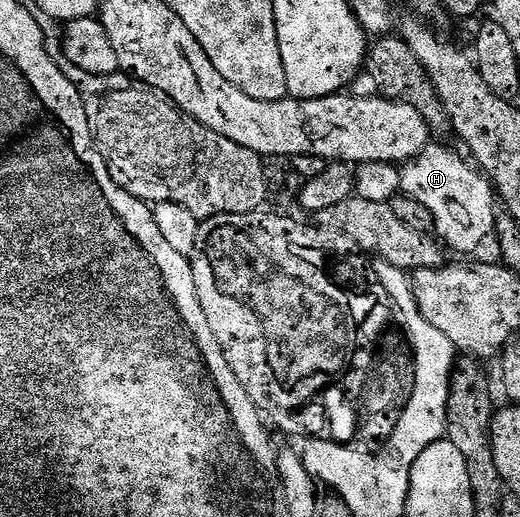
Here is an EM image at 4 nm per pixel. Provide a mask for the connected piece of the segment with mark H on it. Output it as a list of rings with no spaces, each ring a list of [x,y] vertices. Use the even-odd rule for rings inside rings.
[[[429,145],[416,159],[410,159],[400,167],[400,190],[405,195],[420,201],[425,212],[436,222],[435,234],[453,252],[476,251],[484,243],[484,238],[493,234],[498,218],[498,199],[494,194],[494,188],[487,178],[463,154],[455,155],[448,147],[435,147]]]

